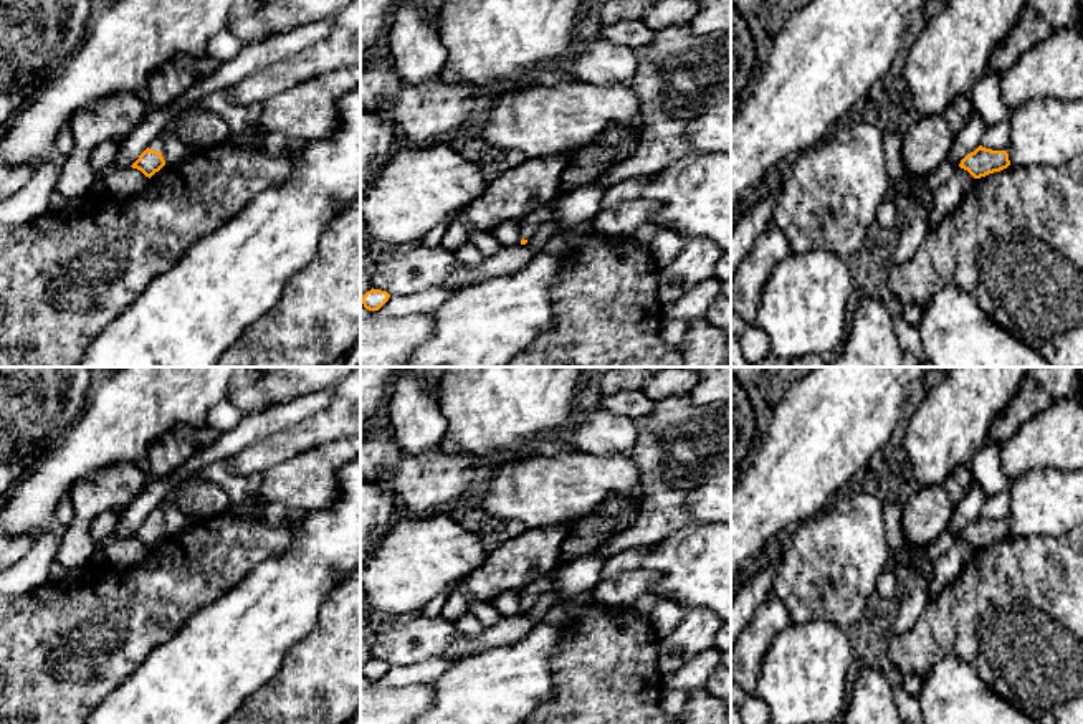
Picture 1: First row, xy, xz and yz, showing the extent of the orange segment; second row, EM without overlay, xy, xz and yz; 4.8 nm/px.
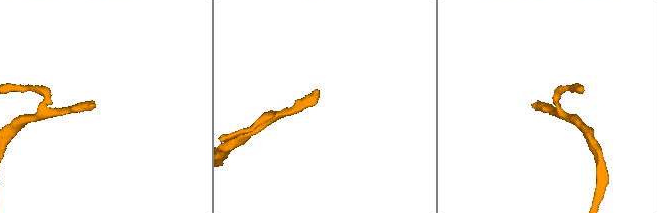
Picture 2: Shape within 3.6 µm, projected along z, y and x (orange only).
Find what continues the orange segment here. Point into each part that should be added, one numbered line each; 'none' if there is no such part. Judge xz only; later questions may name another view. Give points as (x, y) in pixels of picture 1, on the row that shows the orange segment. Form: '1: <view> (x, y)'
1: xz (533, 222)

